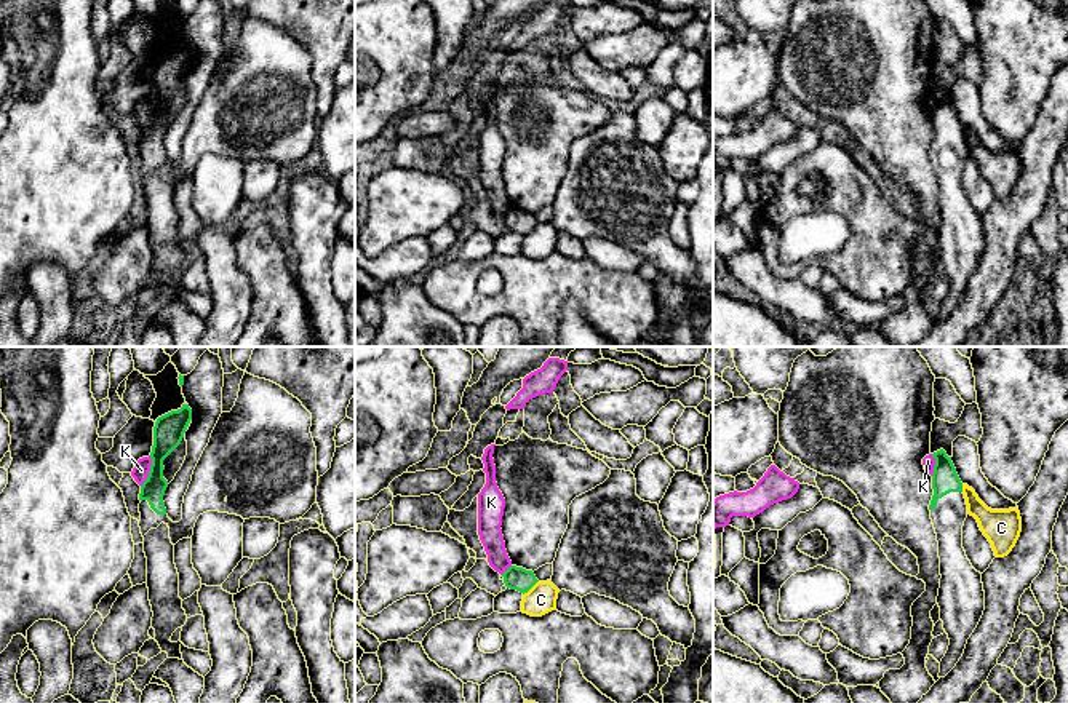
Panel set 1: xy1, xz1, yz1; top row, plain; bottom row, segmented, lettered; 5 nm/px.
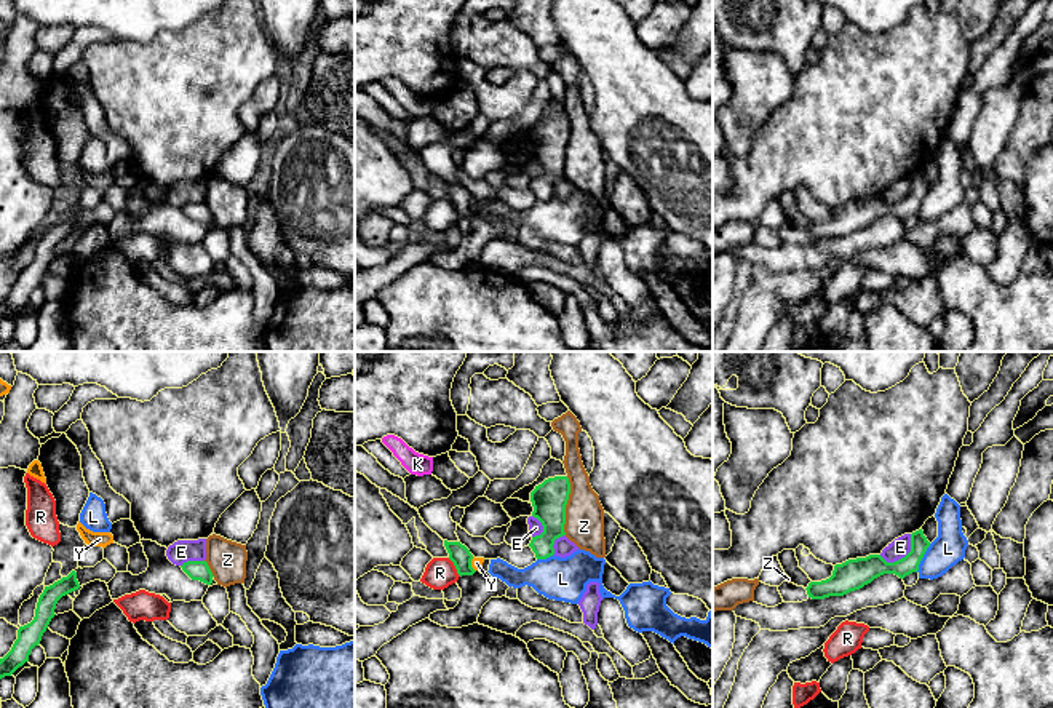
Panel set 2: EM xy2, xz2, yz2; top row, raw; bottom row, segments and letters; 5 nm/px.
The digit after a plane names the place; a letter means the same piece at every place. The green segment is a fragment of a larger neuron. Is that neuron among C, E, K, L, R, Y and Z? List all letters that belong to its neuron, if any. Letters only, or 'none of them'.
none of them

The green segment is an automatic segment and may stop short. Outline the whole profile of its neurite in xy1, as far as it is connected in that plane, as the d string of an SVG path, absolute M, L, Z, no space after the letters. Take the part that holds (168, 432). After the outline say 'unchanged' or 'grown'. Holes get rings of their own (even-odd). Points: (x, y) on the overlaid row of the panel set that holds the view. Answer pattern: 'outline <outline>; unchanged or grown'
outline M245 371L235 406L230 412L221 414L193 470L184 495L182 519L173 522L163 502L168 487L163 460L181 444L190 420L192 409L182 404L155 422L152 465L139 494L142 537L165 522L171 543L176 545L182 538L192 538L198 516L206 511L237 514L243 519L270 518L285 524L302 518L317 502L318 471L317 447L310 433L312 414L280 385Z; grown

